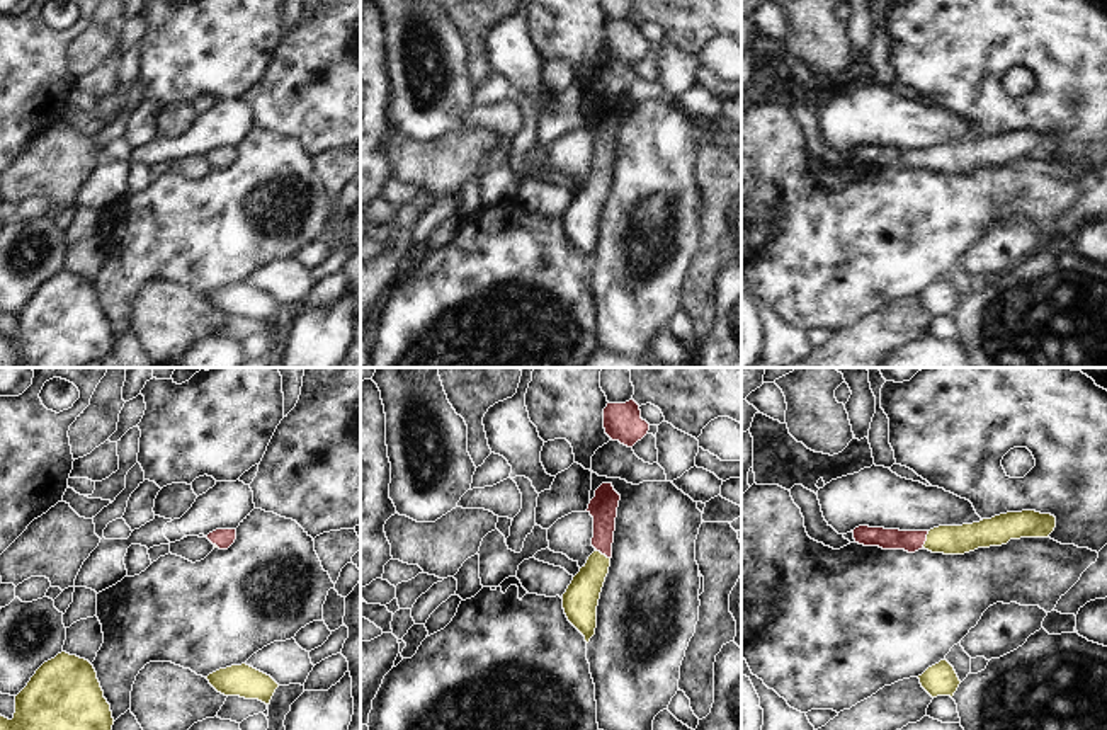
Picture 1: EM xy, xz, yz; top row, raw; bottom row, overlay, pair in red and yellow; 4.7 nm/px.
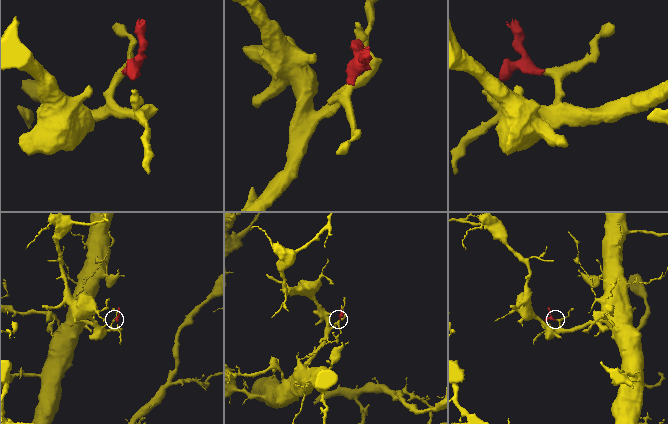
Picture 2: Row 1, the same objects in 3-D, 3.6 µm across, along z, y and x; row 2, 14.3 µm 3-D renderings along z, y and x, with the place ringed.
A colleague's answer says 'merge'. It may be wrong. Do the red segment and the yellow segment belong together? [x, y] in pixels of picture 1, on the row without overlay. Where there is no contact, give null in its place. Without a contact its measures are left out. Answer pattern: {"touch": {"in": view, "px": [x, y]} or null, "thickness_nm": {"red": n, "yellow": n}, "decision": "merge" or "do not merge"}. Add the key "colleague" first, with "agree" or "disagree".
{"colleague": "agree", "touch": {"in": "yz", "px": [925, 159]}, "thickness_nm": {"red": 100, "yellow": 140}, "decision": "merge"}

